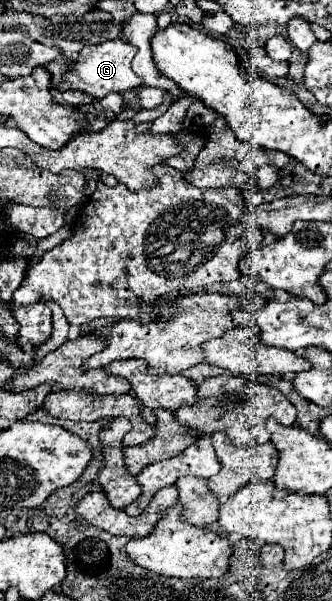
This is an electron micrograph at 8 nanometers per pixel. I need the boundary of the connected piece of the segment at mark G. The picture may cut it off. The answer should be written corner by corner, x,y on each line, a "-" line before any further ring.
121,38
109,40
109,42
99,44
99,46
85,46
81,50
81,60
77,64
73,64
71,72
67,72
63,76
59,90
81,90
97,100
105,98
109,92
125,94
129,90
139,90
141,78
137,78
137,74
131,68
133,56
135,56
135,48

